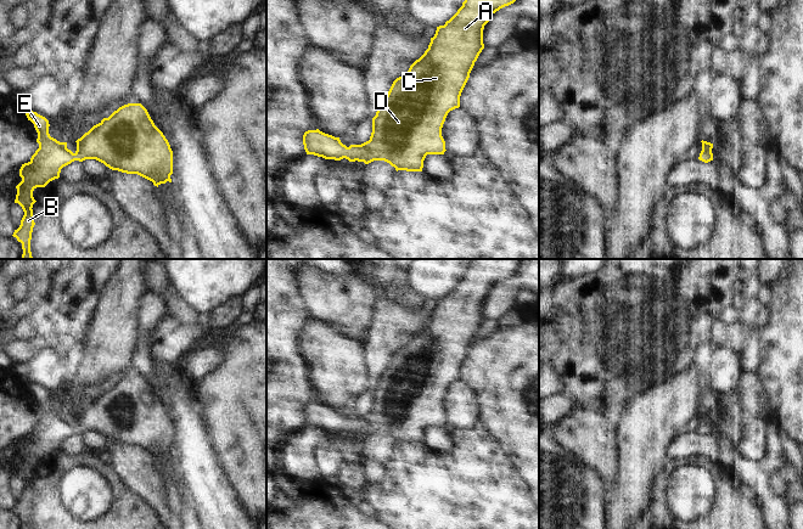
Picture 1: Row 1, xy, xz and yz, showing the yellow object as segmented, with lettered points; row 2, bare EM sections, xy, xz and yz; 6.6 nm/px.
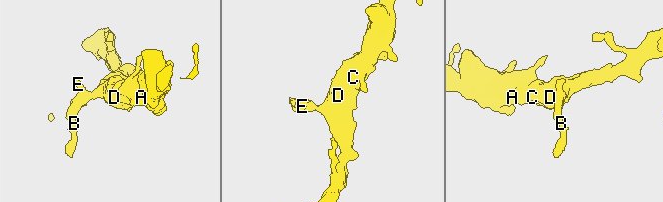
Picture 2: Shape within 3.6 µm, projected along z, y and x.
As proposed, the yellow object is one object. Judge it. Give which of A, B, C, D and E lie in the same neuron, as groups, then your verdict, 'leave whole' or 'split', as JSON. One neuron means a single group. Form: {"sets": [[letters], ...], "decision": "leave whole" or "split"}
{"sets": [["A", "B", "C", "D", "E"]], "decision": "leave whole"}

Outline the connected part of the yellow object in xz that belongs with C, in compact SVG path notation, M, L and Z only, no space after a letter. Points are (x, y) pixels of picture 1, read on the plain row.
M471 259L467 270L462 275L462 278L457 282L457 285L449 293L447 293L444 298L437 299L436 306L433 310L431 310L431 315L428 317L428 321L425 323L425 326L410 338L406 347L397 350L393 354L387 368L380 376L376 388L372 390L372 405L371 405L370 412L361 416L361 417L350 417L349 420L347 420L346 417L343 417L341 415L339 410L335 410L332 407L325 406L325 405L320 404L319 401L308 403L303 407L303 417L304 417L304 422L305 422L307 427L314 427L318 429L322 429L325 432L335 432L335 433L341 433L341 432L346 430L349 434L358 433L358 434L364 434L365 437L369 437L374 433L384 433L384 434L389 435L392 439L394 439L397 444L398 443L422 444L423 433L427 427L444 427L444 424L447 422L445 422L445 413L442 409L442 400L443 400L443 396L445 394L448 386L450 383L460 379L461 365L470 350L470 345L474 338L474 334L477 333L479 326L484 321L484 316L483 316L484 298L489 294L493 286L495 286L500 281L509 278L516 274L520 260L521 259Z

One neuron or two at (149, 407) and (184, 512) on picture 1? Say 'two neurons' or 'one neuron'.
one neuron

